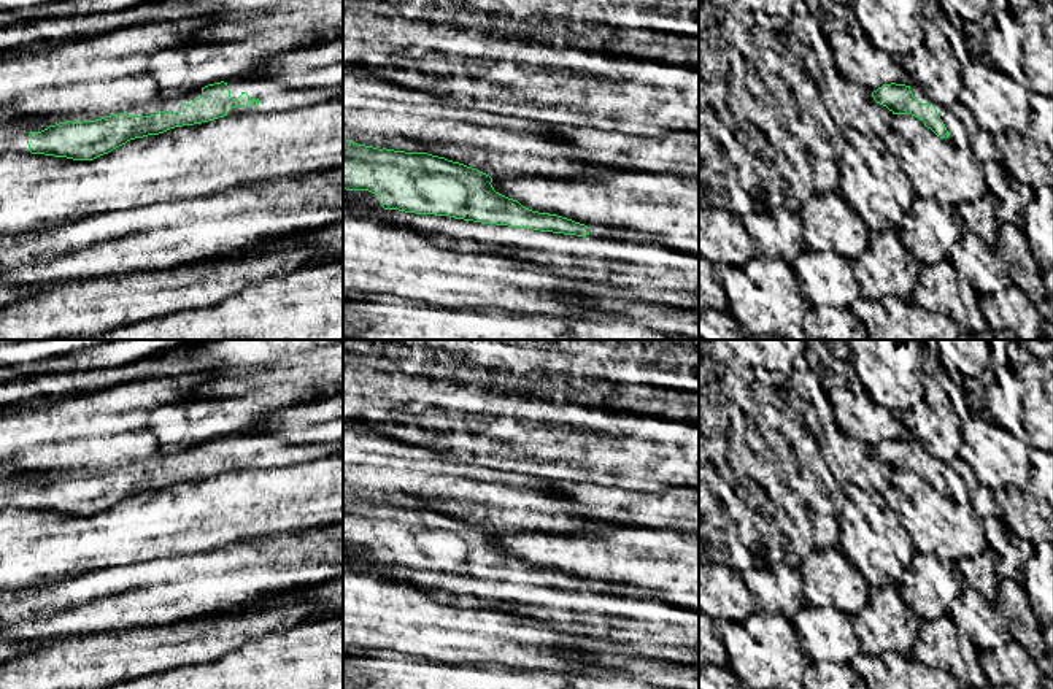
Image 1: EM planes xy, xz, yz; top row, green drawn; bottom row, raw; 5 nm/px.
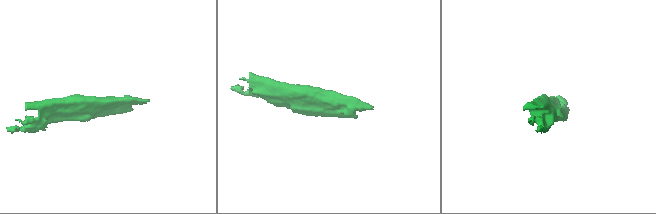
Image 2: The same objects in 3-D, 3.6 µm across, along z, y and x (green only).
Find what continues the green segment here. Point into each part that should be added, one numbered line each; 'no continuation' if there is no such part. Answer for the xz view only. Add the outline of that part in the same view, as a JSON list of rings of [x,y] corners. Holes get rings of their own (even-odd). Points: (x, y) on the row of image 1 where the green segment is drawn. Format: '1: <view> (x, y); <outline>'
1: xz (367, 197); [[[348,191],[346,197],[353,202],[353,203],[361,203],[364,202],[365,205],[370,205],[372,210],[381,211],[384,210],[380,203],[380,198],[368,192],[368,191]]]

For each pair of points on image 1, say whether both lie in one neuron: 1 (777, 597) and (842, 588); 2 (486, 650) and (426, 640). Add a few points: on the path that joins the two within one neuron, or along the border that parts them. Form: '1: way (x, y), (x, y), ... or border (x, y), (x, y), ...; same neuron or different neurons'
1: border (798, 569), (802, 578), (802, 599), (806, 602); different neurons
2: way (472, 650), (440, 646); same neuron

